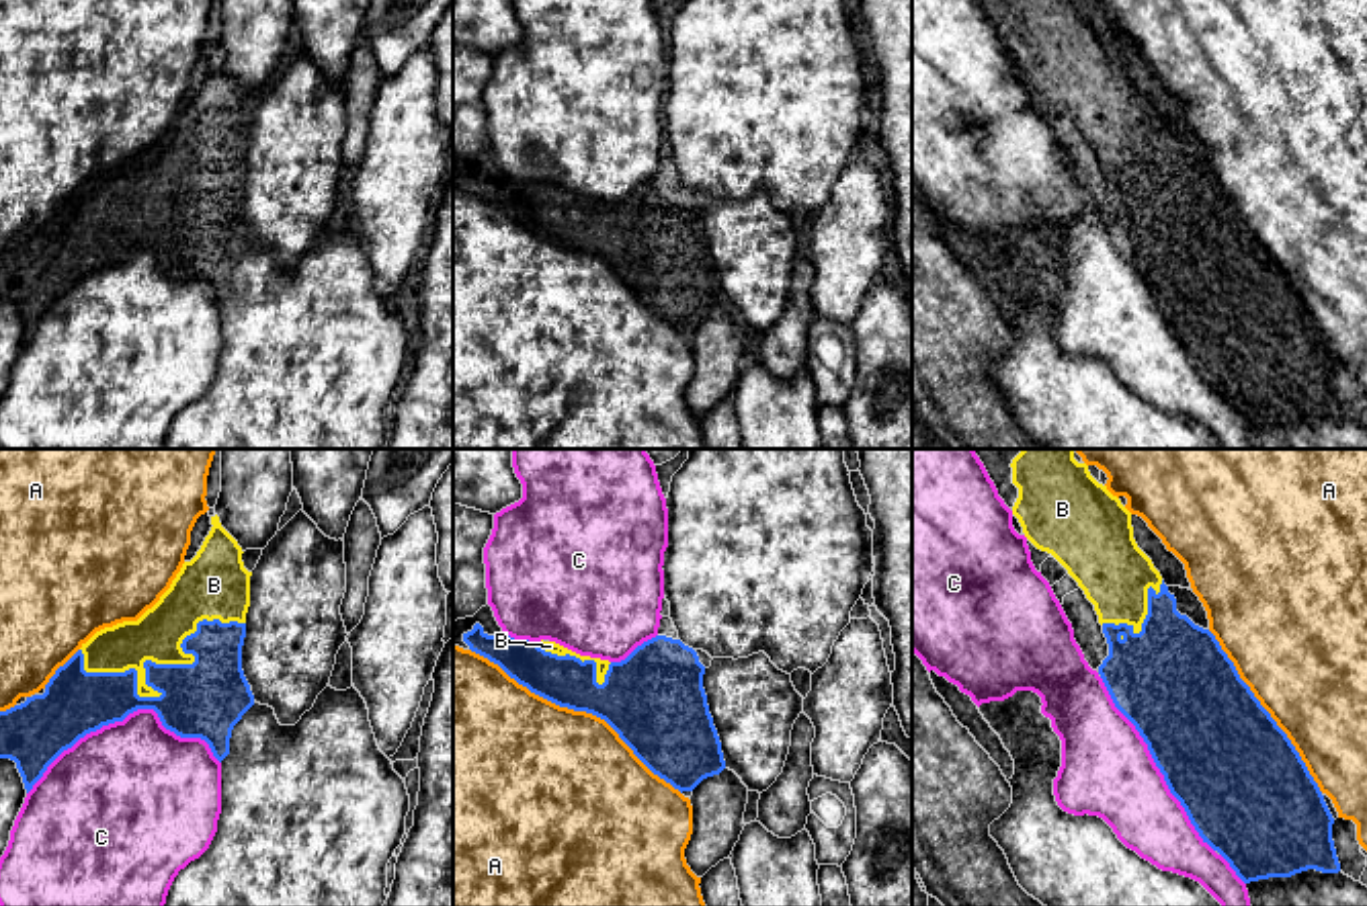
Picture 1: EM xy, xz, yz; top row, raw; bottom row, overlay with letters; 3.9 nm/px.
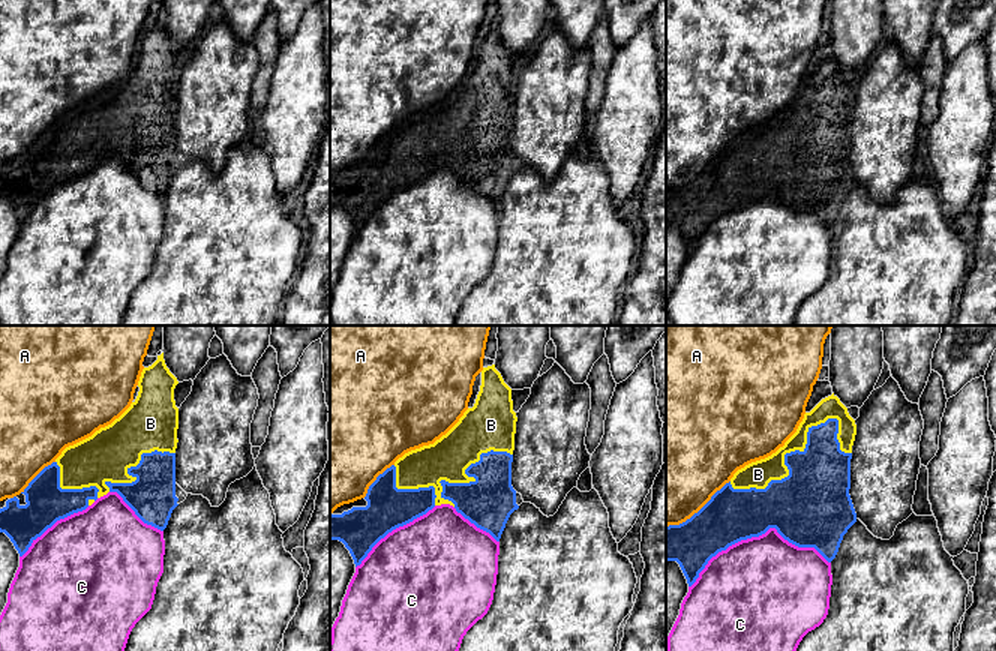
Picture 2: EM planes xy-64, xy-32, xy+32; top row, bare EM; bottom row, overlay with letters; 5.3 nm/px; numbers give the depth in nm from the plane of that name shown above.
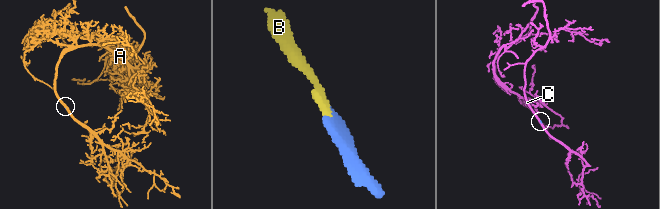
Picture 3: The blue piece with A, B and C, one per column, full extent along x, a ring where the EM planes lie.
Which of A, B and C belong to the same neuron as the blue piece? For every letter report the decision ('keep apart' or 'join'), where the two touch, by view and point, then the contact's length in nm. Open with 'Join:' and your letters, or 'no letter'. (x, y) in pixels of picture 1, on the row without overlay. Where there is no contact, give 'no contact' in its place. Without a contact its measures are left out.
Join: B
A: keep apart; contact xz (576, 251); length 1000 nm
B: join; contact xy (148, 201); length 650 nm
C: keep apart; contact xy (123, 259); length 750 nm

